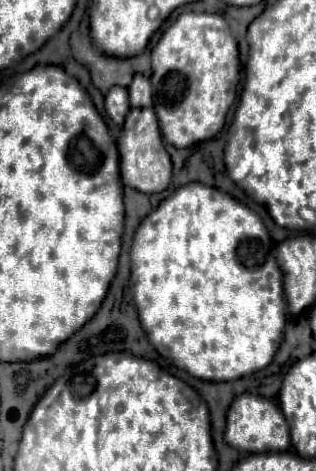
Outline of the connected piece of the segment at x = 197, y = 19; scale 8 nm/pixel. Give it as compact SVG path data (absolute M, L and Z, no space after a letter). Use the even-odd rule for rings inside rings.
M181 14L161 36L157 46L151 52L151 86L153 86L153 106L159 118L159 128L165 142L187 148L195 142L207 140L207 124L215 116L215 128L223 128L227 110L235 102L235 90L239 82L239 52L237 42L233 40L227 22L219 14Z

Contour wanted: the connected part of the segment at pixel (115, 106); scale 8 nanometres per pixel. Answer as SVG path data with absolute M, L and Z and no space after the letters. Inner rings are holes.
M113 86L109 94L105 96L105 110L109 118L117 124L123 126L123 120L129 112L129 100L127 100L127 88L123 86Z

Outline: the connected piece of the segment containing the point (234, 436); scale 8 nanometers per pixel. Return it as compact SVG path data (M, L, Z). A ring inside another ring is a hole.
M241 394L233 400L227 412L225 442L241 452L263 454L263 452L285 452L289 448L289 428L279 412L279 406L267 398Z

